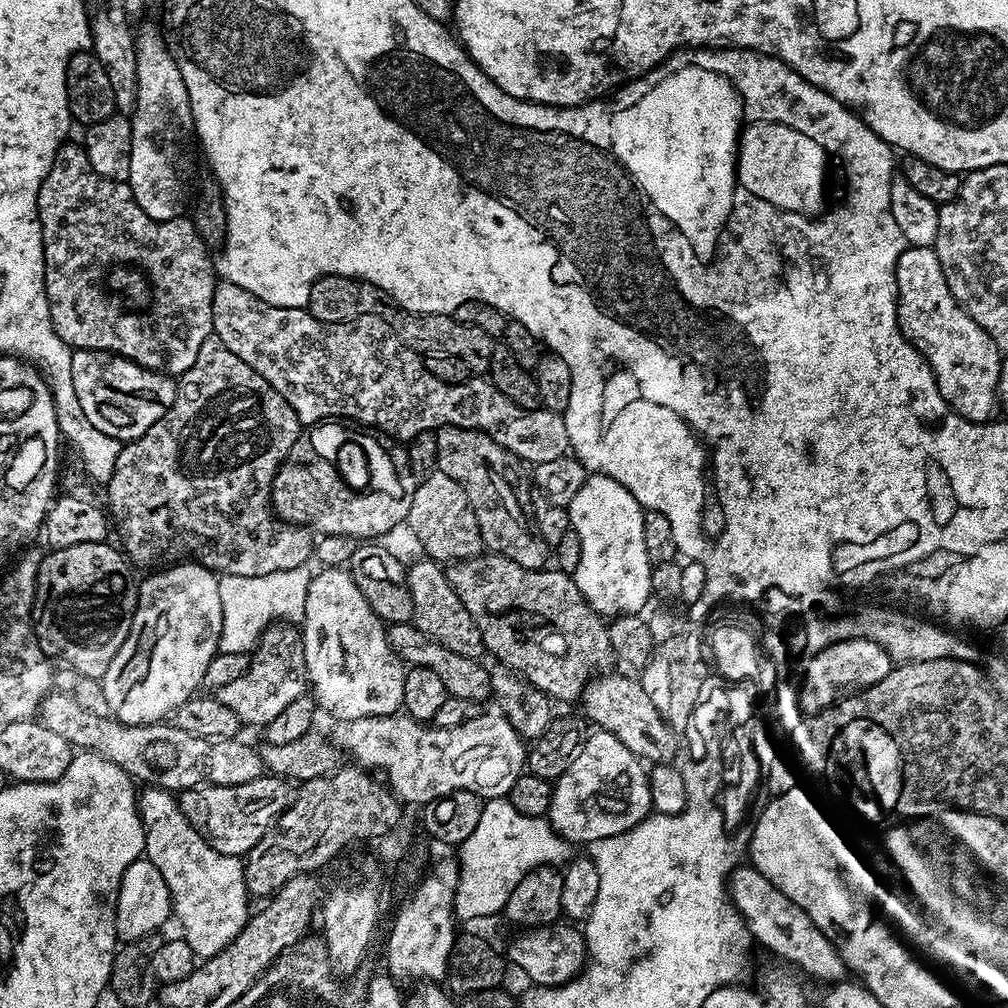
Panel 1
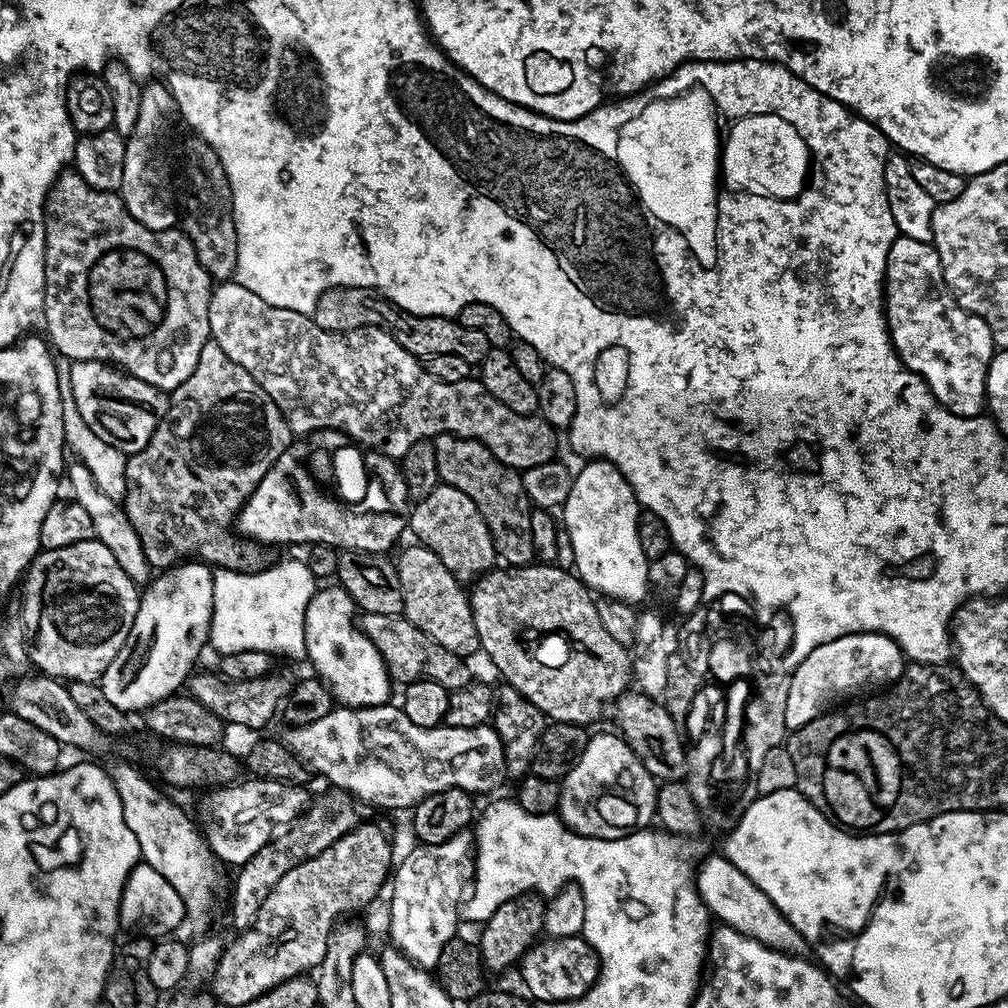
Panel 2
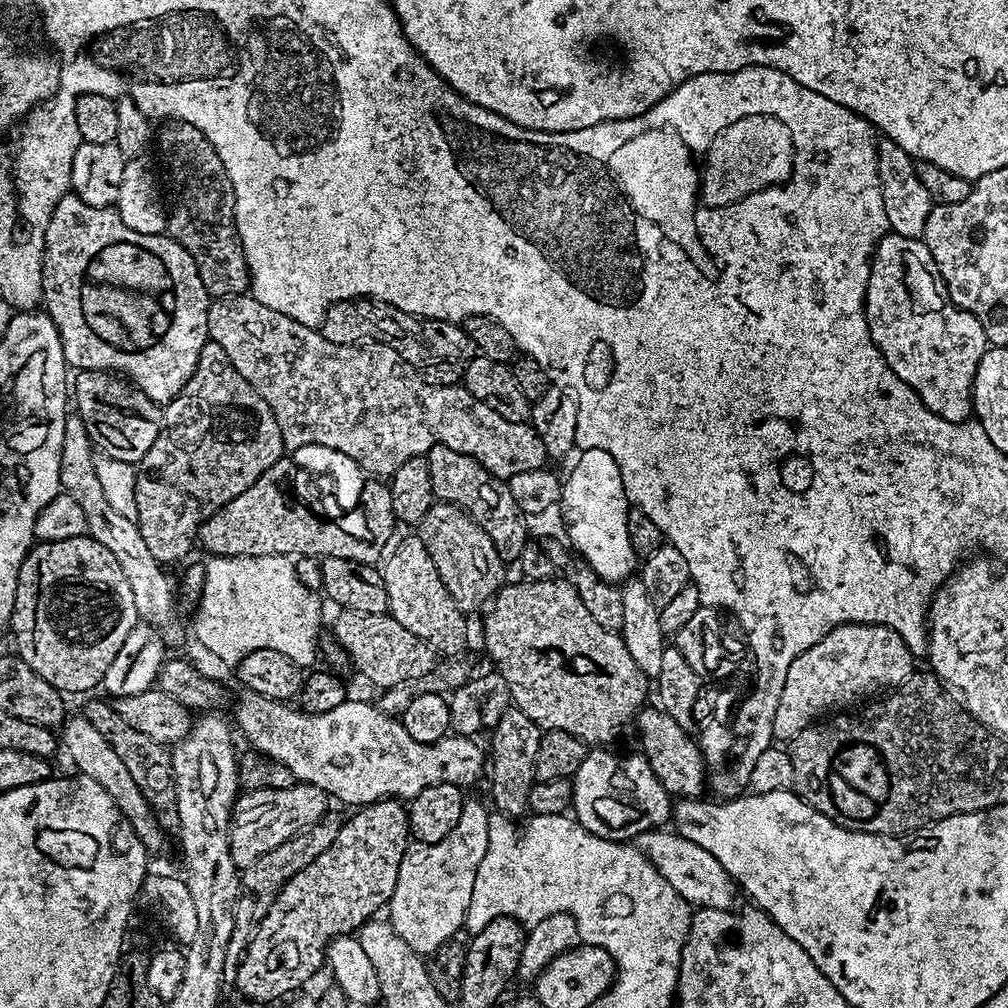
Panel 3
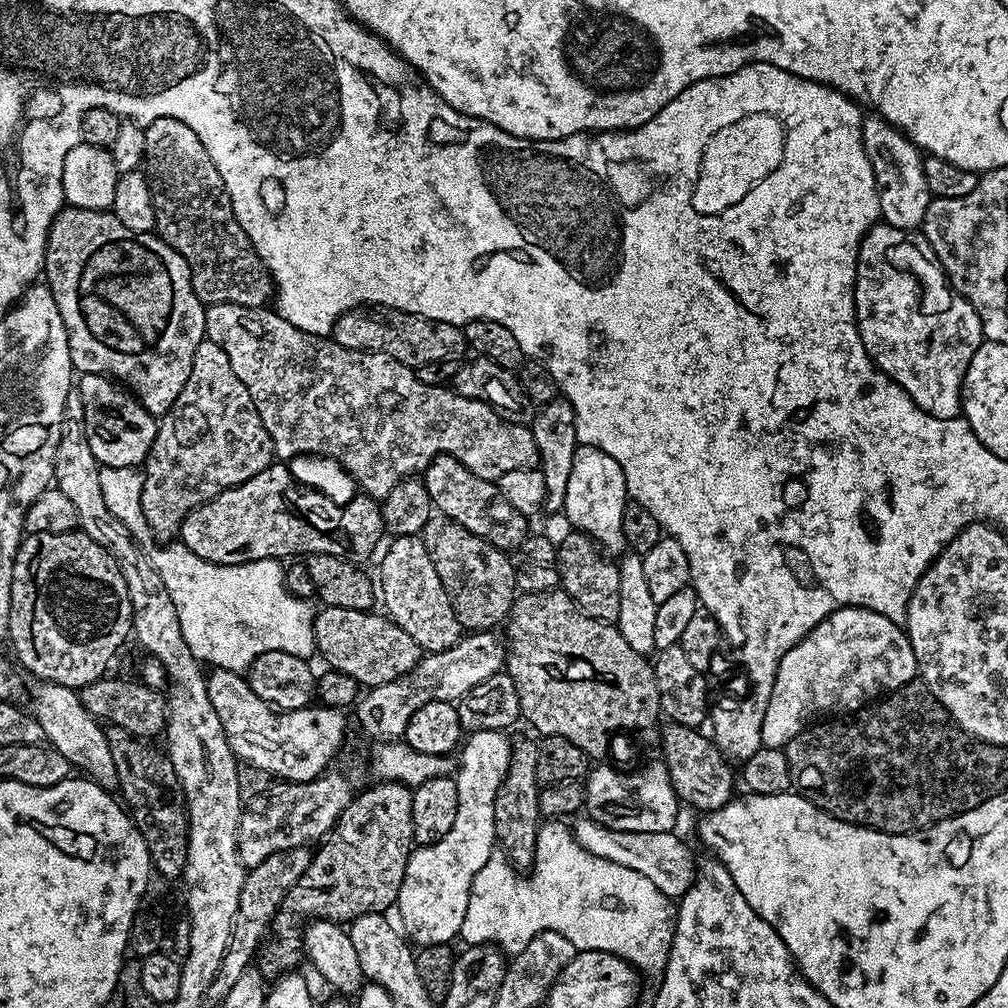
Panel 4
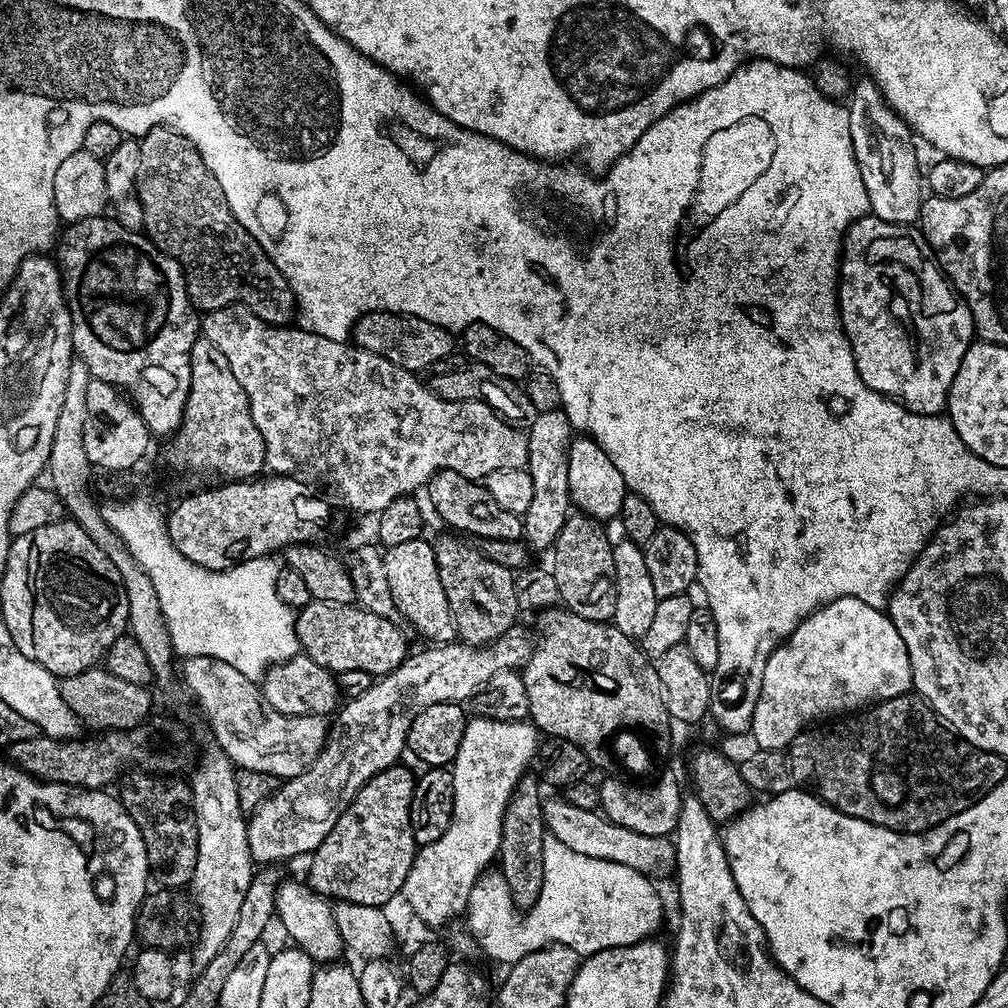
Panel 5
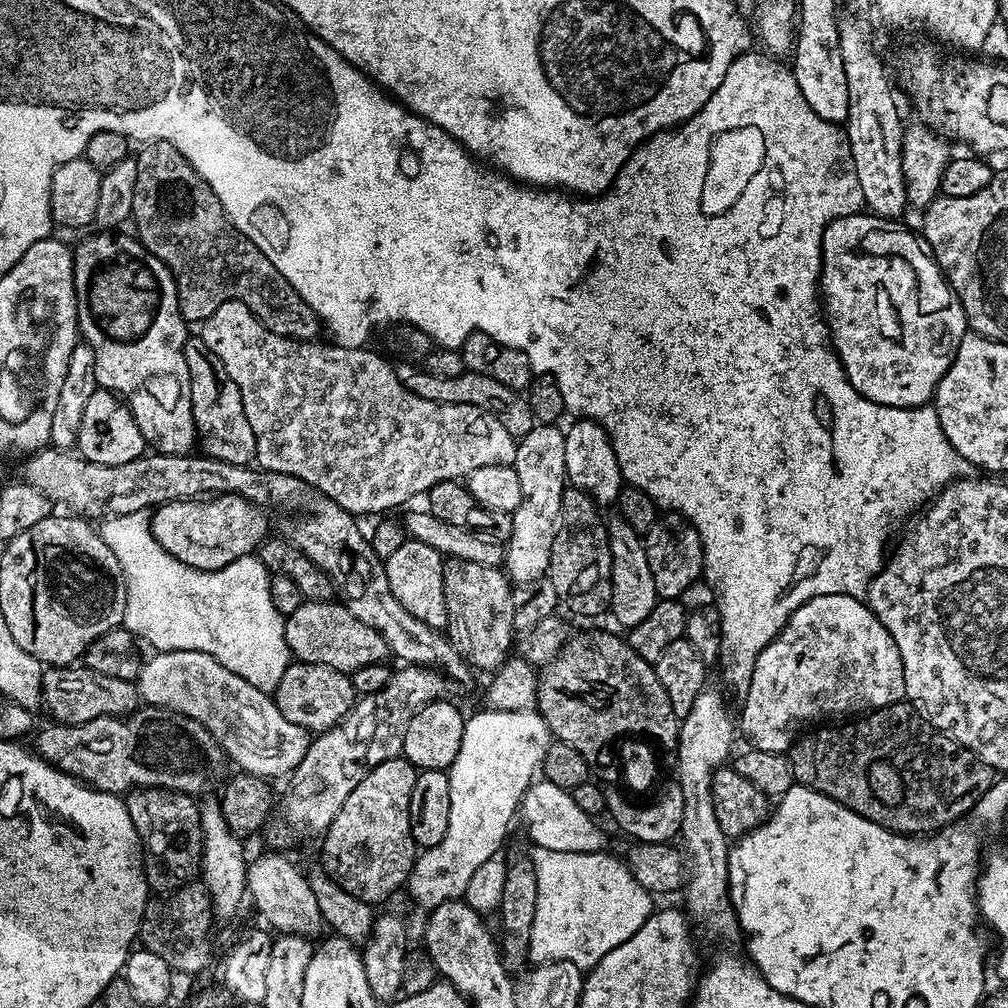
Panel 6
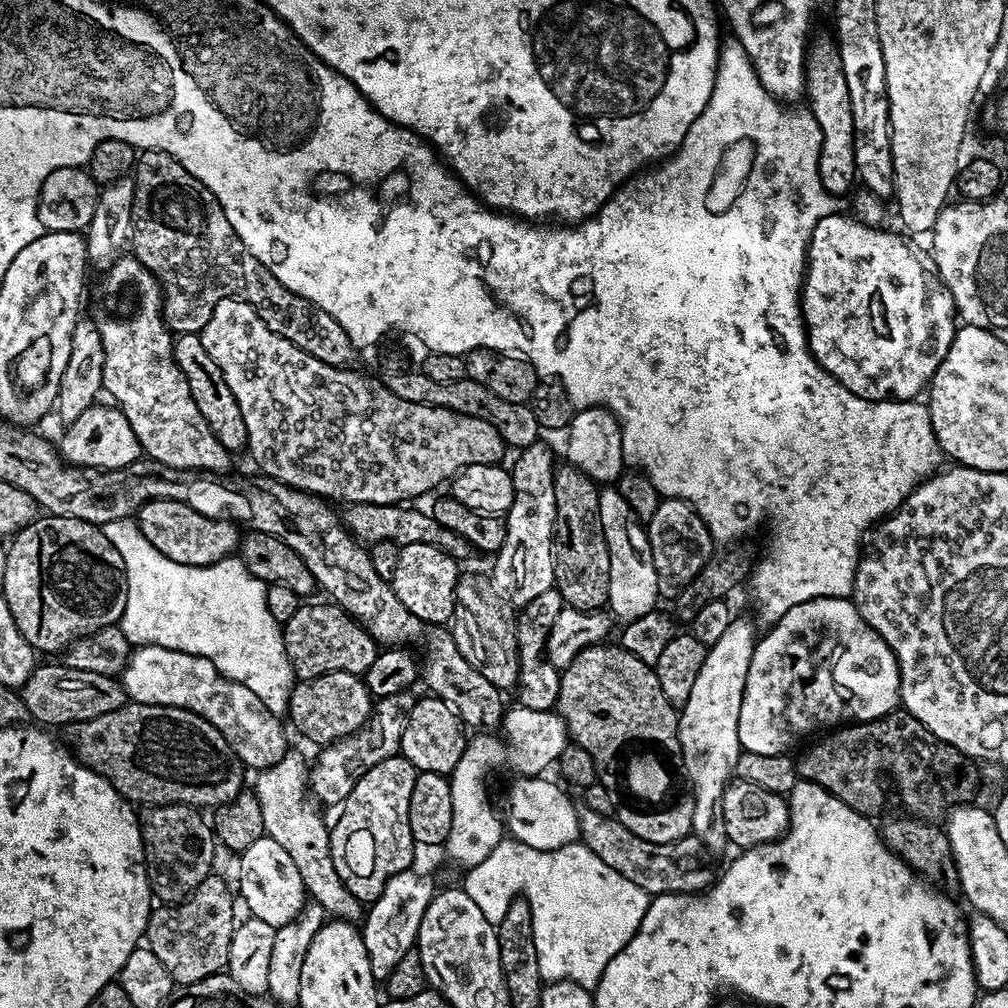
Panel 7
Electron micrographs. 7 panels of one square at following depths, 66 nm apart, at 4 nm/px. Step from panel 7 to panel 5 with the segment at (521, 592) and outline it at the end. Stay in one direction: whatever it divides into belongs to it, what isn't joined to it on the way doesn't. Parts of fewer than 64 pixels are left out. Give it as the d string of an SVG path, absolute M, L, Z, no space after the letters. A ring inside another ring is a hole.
M562 408L537 413L527 429L526 467L534 485L534 497L529 509L523 514L523 537L531 549L547 551L557 538L571 510L569 494L569 446L574 438L574 429Z

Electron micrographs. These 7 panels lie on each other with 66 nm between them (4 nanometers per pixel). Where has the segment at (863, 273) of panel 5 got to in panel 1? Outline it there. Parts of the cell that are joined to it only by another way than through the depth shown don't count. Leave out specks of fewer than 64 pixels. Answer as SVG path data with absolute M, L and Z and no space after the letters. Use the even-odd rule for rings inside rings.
M905 247L896 263L896 278L896 320L904 337L928 360L942 398L973 424L991 421L998 412L1000 347L956 301L932 248Z

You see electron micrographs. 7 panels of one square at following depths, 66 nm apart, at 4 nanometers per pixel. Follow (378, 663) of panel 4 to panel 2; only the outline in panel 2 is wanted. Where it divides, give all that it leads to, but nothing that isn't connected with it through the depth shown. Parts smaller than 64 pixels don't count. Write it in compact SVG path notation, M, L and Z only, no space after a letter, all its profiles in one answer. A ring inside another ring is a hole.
M365 612L359 617L358 623L360 629L370 638L370 642L374 642L378 654L384 659L389 676L397 685L413 684L419 679L433 680L448 689L449 693L454 693L459 688L473 683L474 676L464 665L467 664L465 657L456 656L450 650L446 650L446 646L438 646L434 638L422 634L422 630L405 620L403 615L387 616Z

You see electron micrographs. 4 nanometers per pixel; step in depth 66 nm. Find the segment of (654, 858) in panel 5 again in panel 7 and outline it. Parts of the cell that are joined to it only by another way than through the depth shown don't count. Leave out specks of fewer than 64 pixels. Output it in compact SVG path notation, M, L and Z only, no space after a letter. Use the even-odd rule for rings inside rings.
M520 778L512 788L512 797L508 800L508 820L506 816L506 828L511 839L522 842L534 850L549 852L558 850L567 844L575 844L580 840L580 813L577 805L572 805L572 800L556 784L544 780L548 778Z

